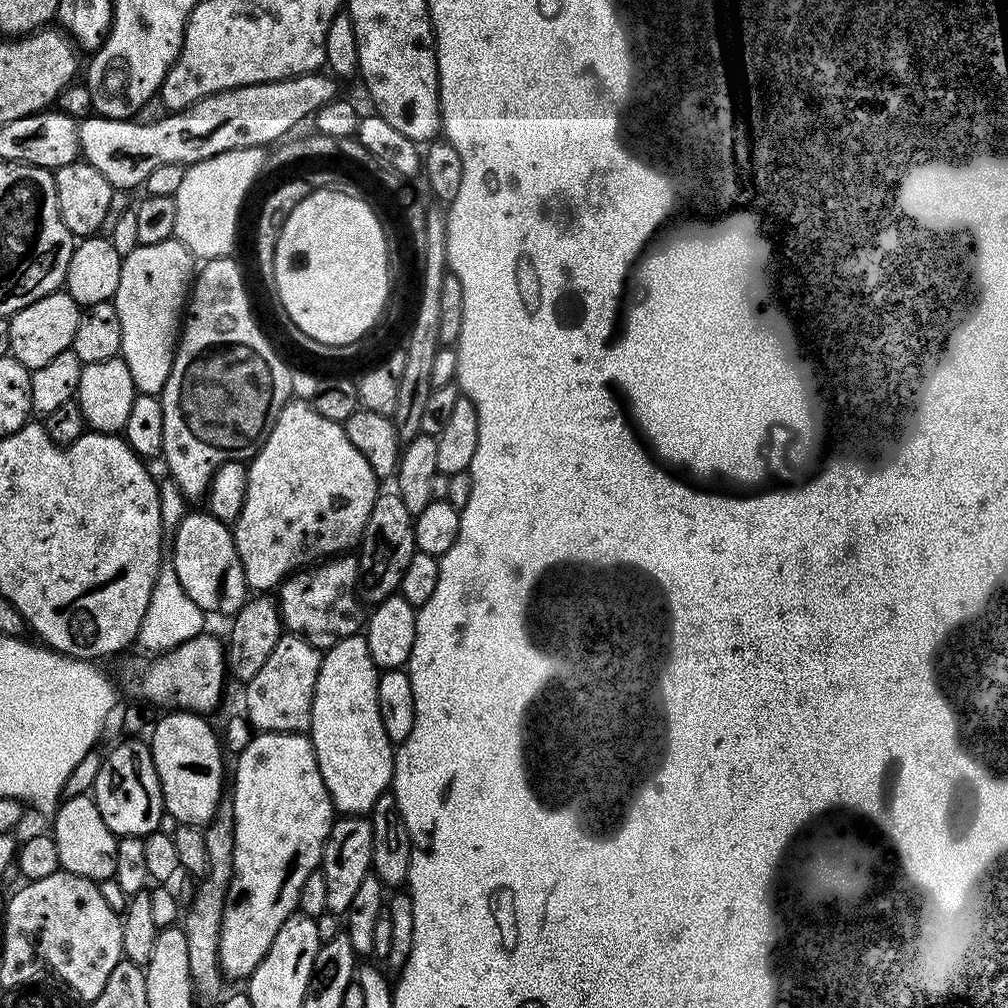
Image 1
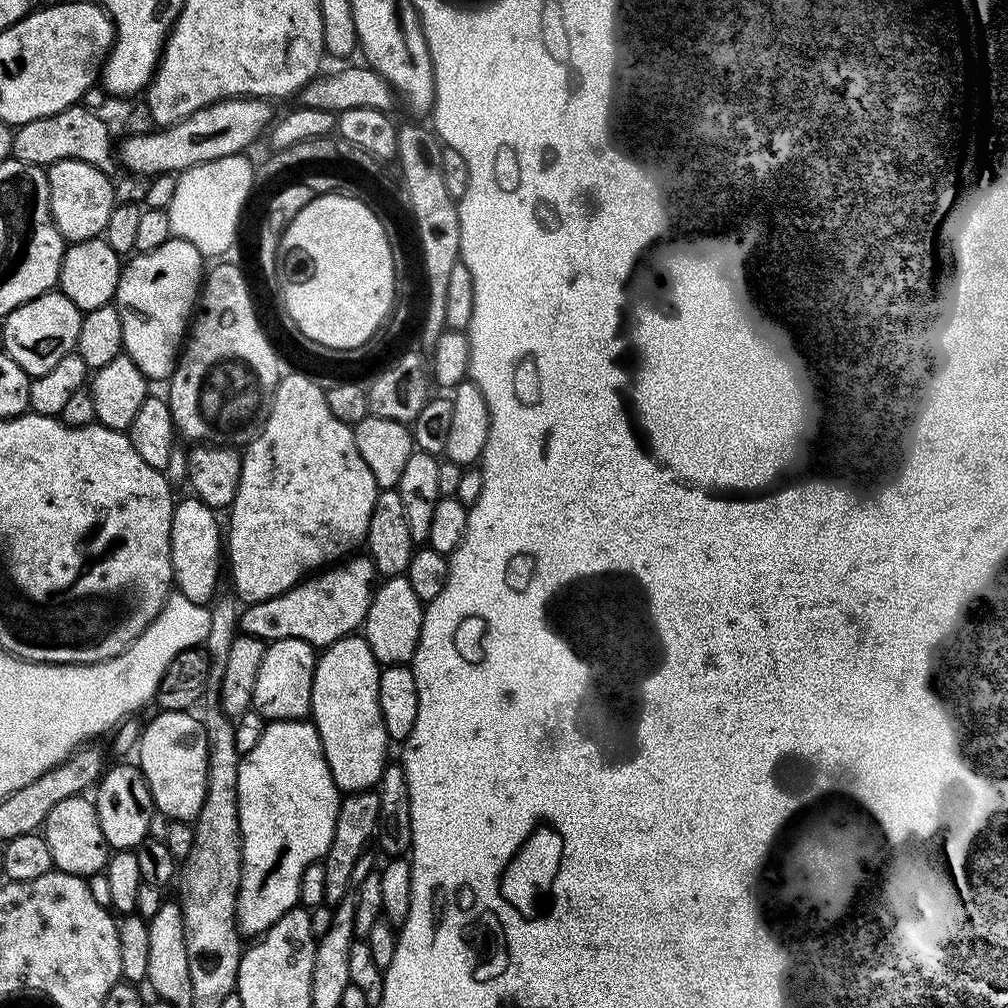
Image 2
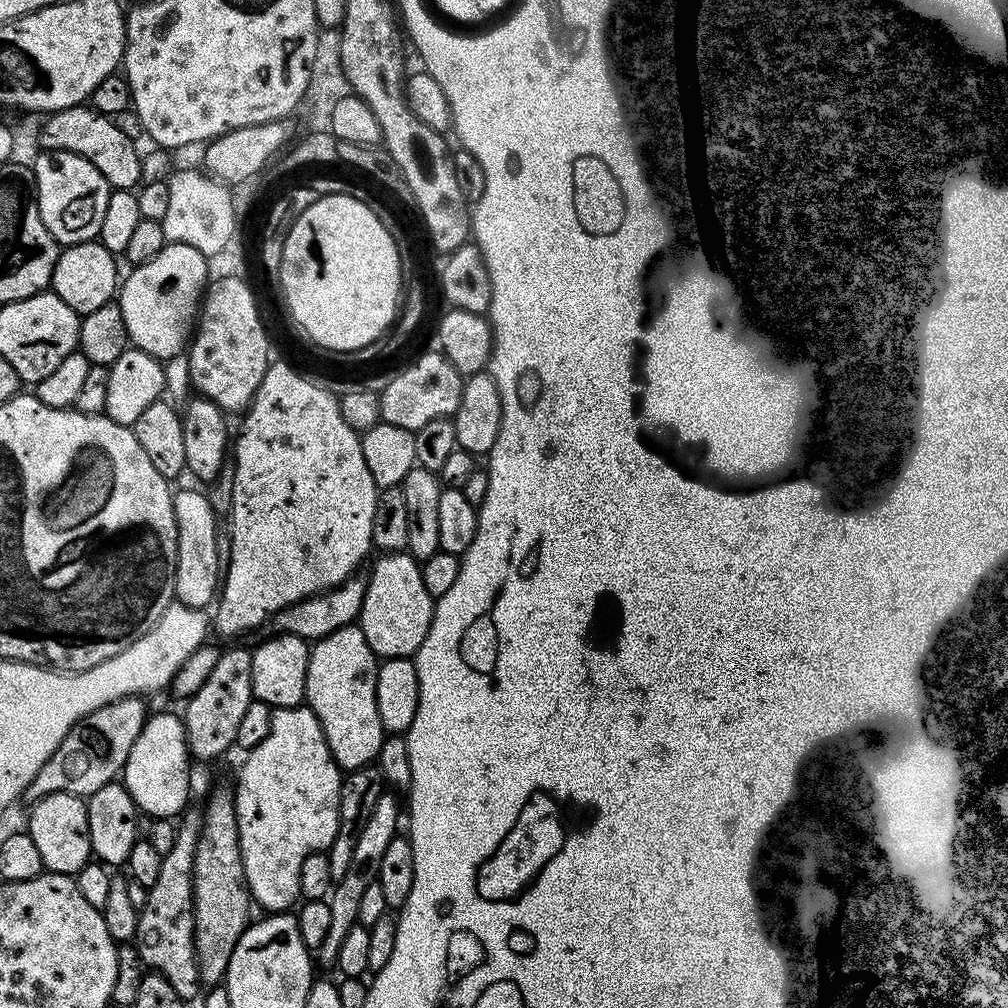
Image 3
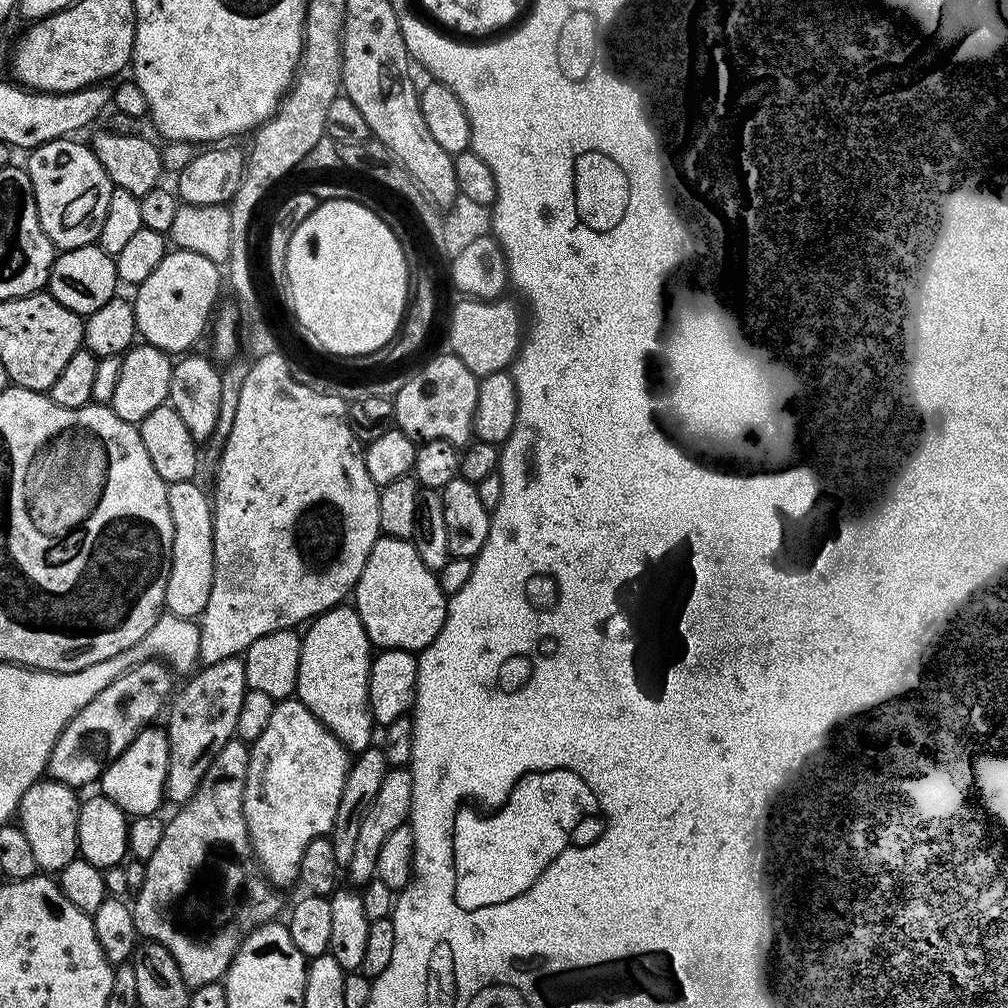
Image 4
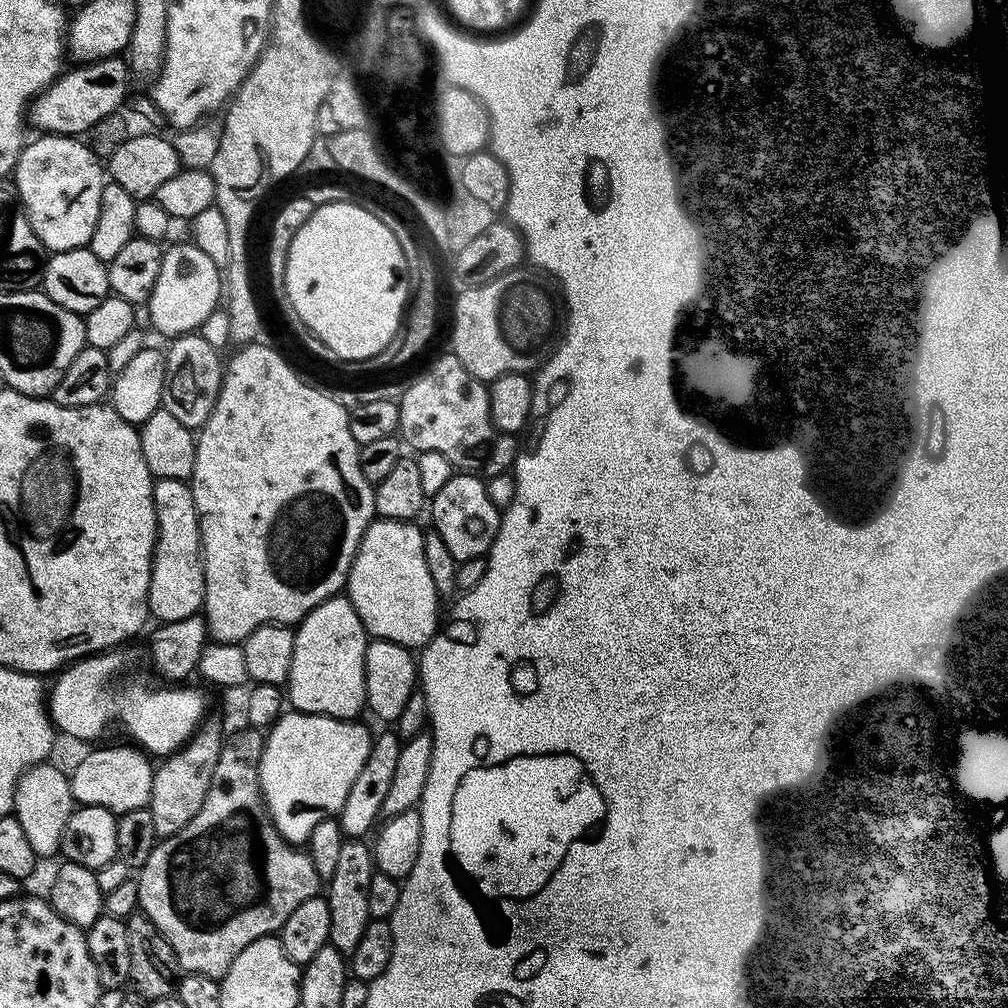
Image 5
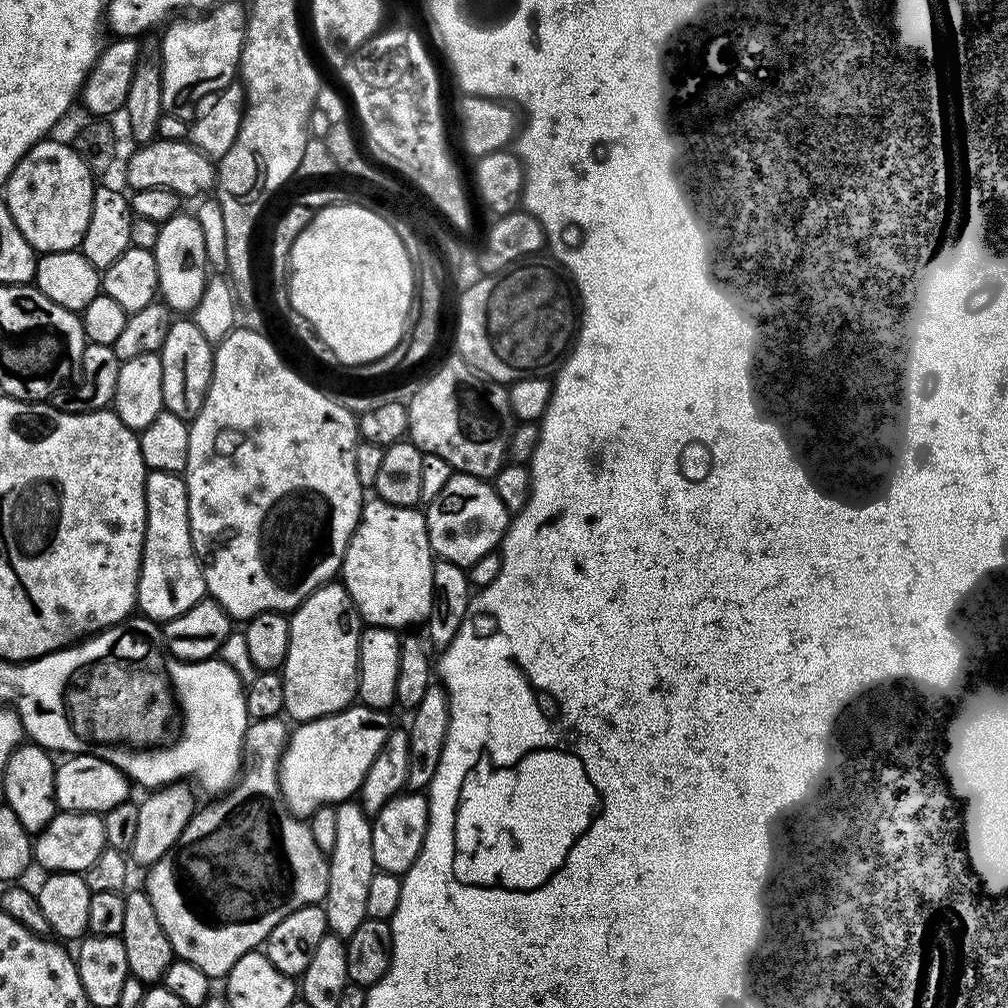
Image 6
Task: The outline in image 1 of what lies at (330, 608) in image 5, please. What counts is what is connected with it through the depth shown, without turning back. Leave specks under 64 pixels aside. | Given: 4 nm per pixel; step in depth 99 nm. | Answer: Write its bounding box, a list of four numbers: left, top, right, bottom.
[310,635,394,817]

